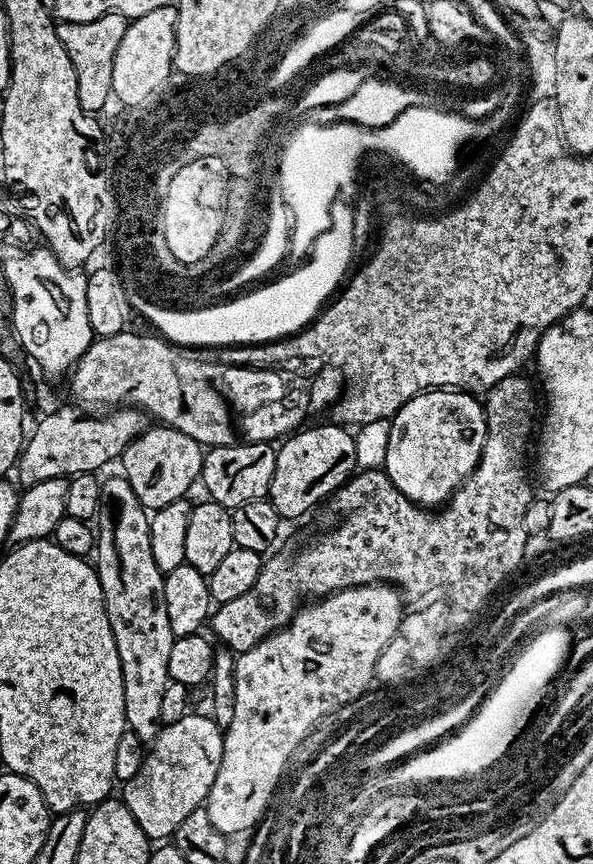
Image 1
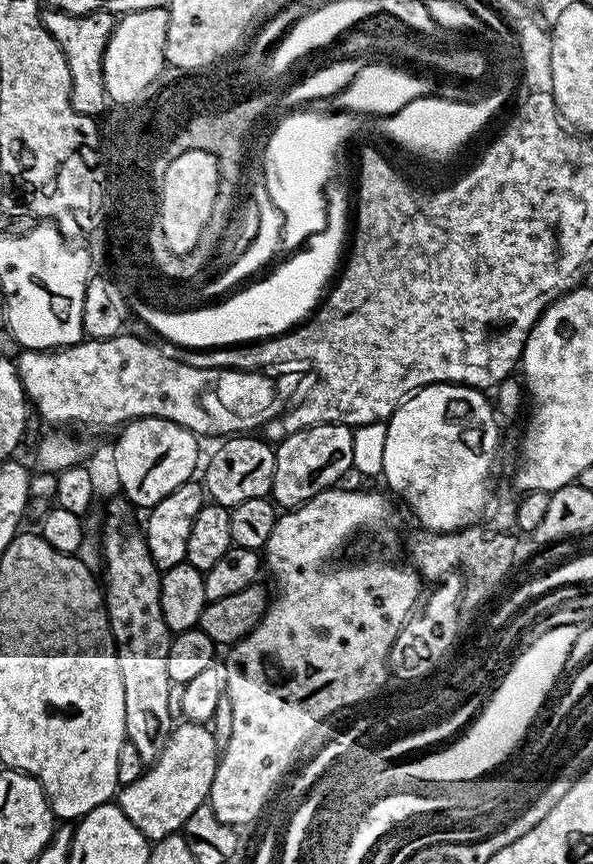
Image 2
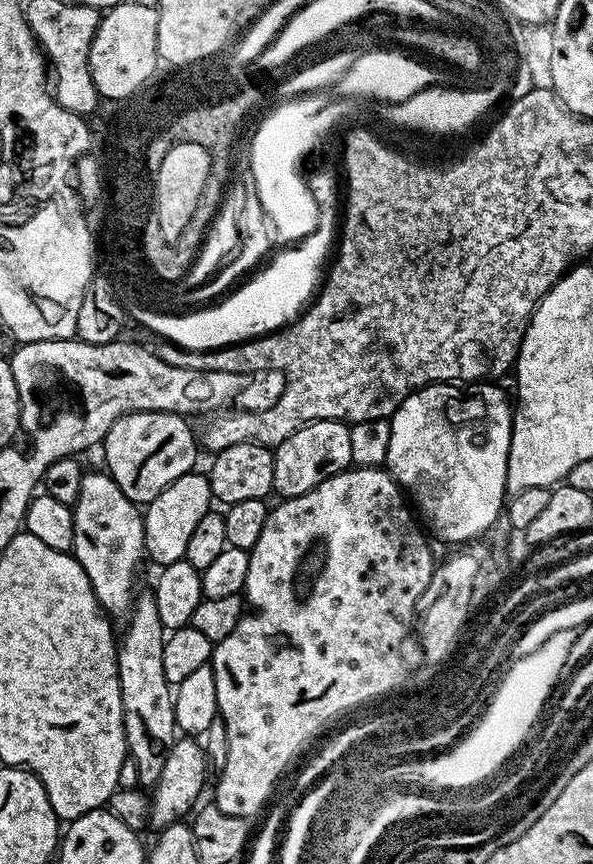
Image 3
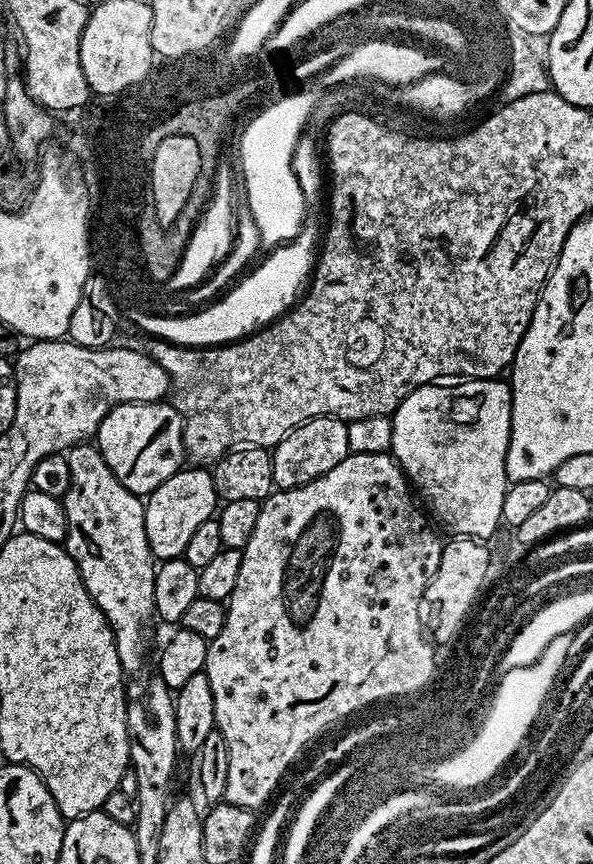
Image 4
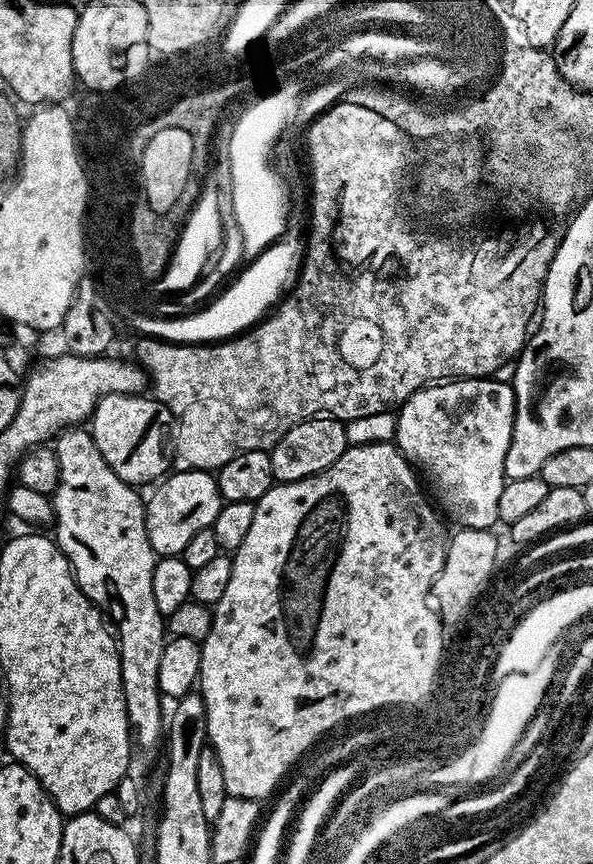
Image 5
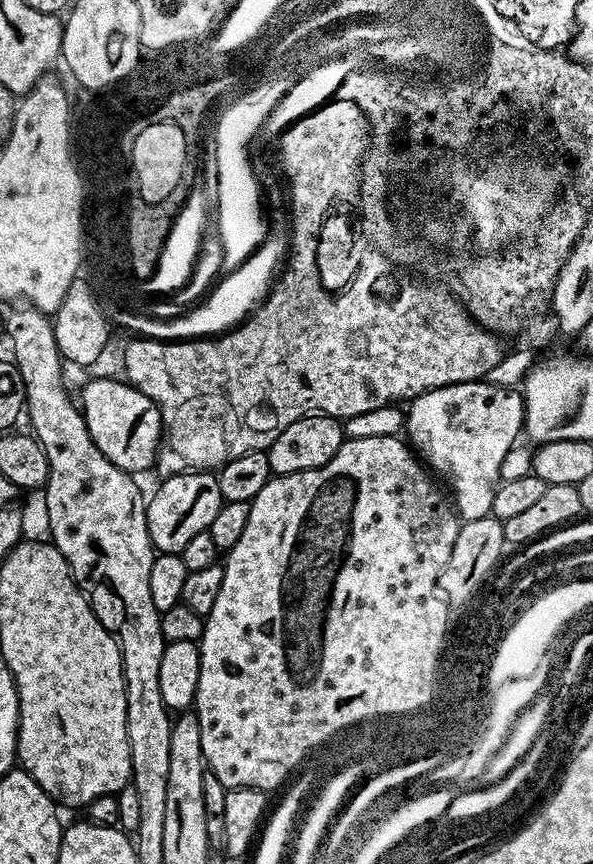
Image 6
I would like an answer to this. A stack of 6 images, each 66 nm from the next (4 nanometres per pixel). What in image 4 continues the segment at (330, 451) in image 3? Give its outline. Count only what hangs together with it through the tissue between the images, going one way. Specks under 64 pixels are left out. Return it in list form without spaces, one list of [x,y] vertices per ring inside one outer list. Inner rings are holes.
[[[315,416],[314,419],[300,424],[288,433],[282,442],[271,449],[272,465],[274,466],[273,485],[277,489],[297,488],[306,486],[306,482],[314,482],[314,478],[322,478],[338,462],[350,455],[348,450],[348,424],[337,416]]]

